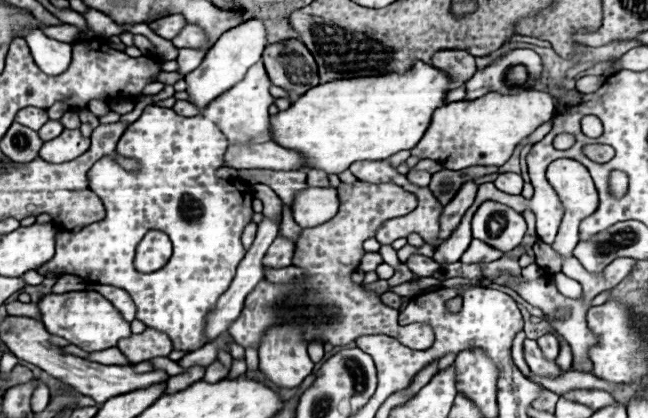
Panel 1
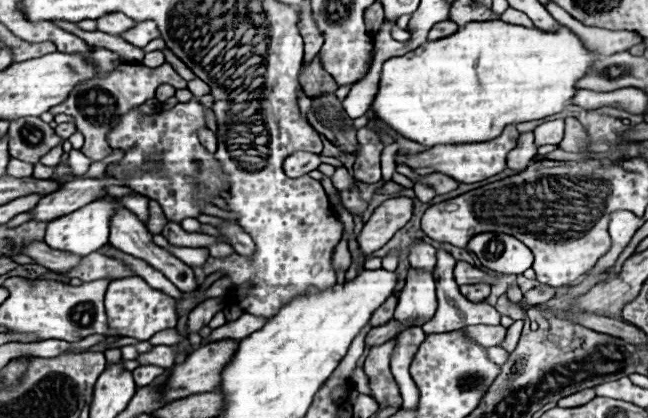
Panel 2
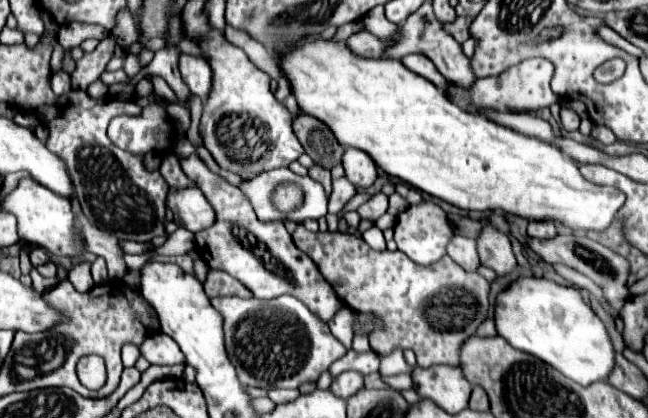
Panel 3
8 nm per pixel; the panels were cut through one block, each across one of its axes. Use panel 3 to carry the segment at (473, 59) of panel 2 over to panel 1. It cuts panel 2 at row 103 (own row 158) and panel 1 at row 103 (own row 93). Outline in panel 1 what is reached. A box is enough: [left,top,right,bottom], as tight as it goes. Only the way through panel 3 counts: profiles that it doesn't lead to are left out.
[270,62,450,174]

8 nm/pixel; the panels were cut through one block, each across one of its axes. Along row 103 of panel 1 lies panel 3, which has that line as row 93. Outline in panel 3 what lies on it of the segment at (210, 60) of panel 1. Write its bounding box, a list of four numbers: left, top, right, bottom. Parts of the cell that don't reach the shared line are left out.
[180,54,212,100]

